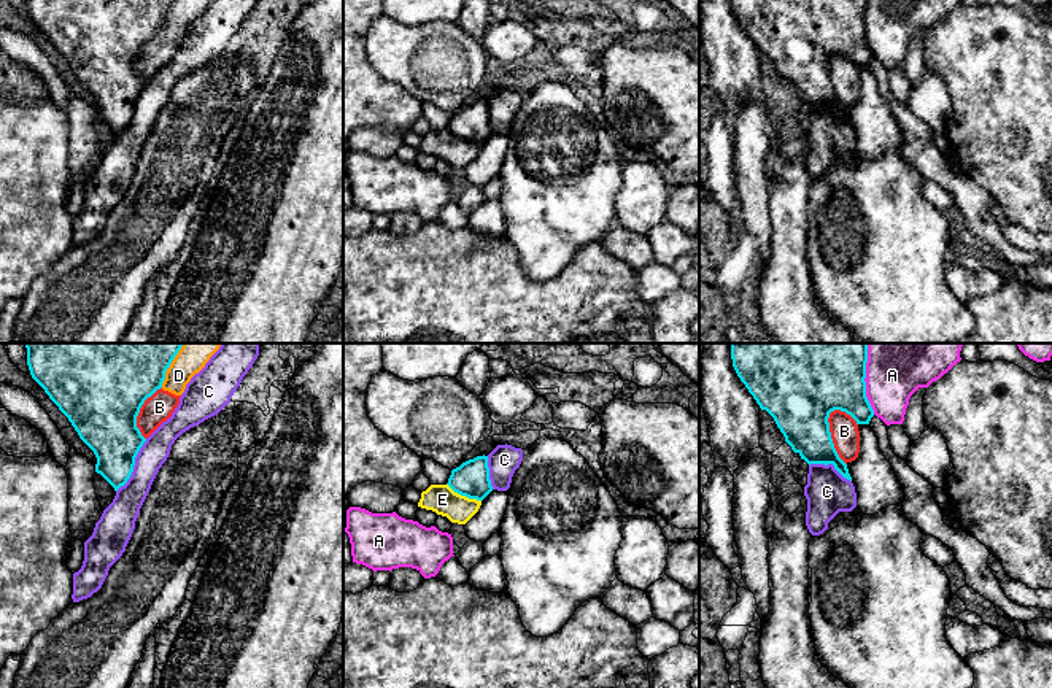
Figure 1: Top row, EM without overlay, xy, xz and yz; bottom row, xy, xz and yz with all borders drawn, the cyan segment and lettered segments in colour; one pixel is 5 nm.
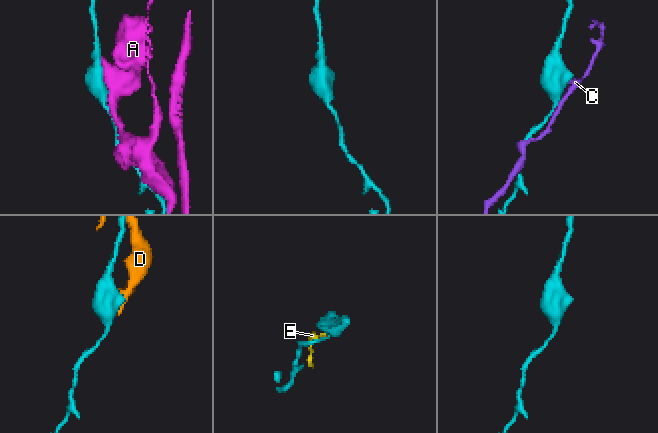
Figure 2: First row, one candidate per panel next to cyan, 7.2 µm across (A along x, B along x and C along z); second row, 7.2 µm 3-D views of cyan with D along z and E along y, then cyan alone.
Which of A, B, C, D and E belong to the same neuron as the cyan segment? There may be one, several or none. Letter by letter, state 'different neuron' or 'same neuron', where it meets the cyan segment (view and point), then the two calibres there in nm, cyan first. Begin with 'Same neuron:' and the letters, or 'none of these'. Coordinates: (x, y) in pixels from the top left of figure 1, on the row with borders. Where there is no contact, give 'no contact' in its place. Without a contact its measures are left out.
Same neuron: none of these
A: different neuron; contact yz (865, 377); calibres 500 and 400 nm
B: different neuron; contact yz (830, 437); calibres 340 and 140 nm
C: different neuron; contact xy (134, 464); calibres 300 and 160 nm
D: different neuron; contact xy (169, 366); calibres 500 and 180 nm
E: different neuron; contact xz (464, 494); calibres 180 and 150 nm

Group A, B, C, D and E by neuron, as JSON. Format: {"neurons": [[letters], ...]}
{"neurons": [["A"], ["B", "D", "E"], ["C"]]}

